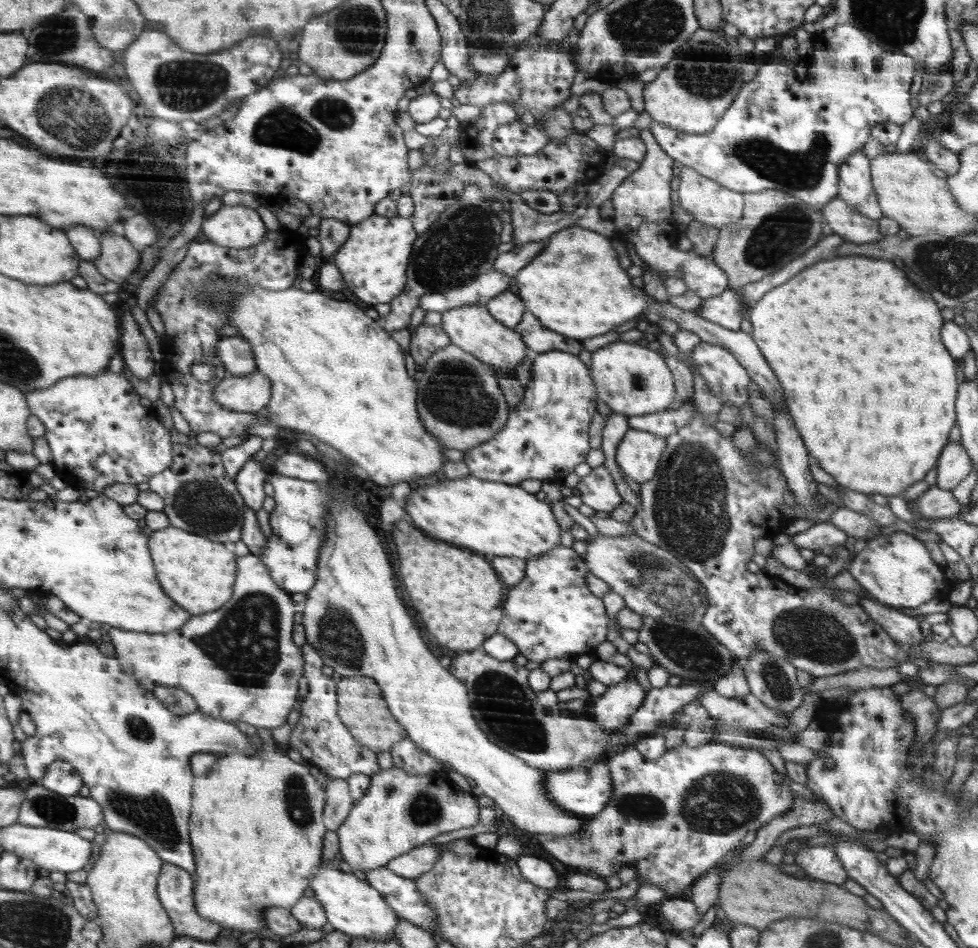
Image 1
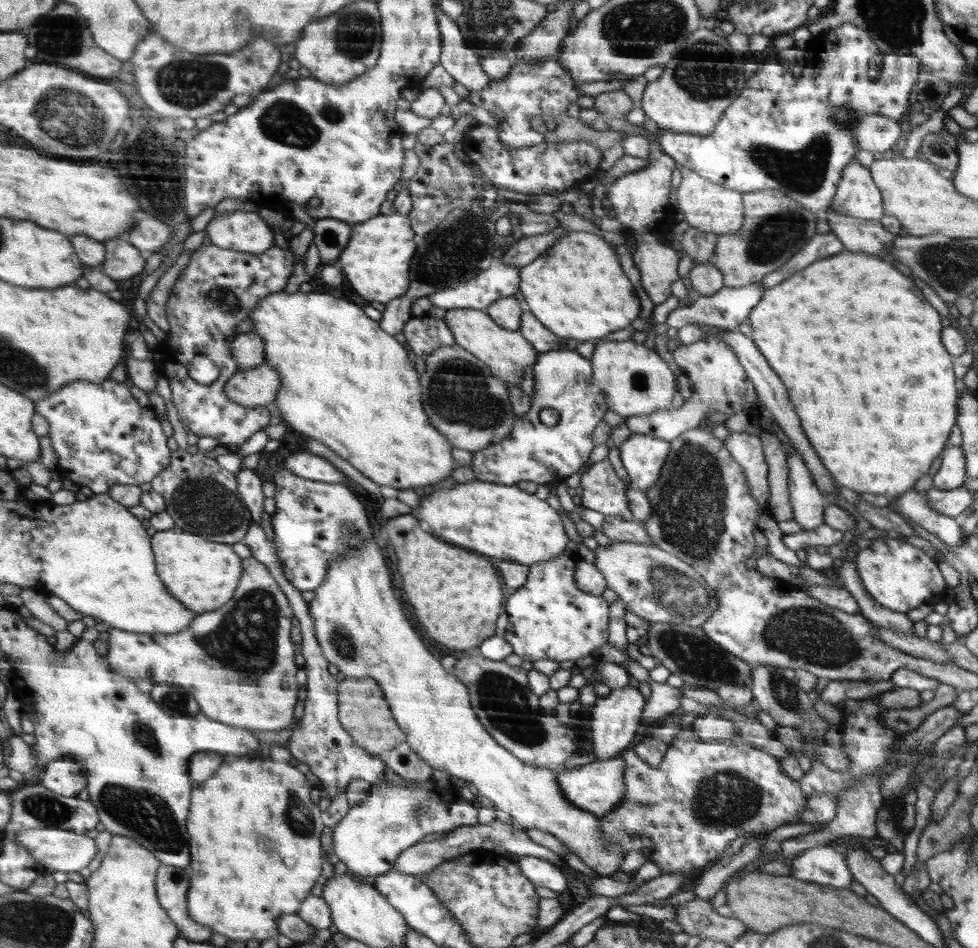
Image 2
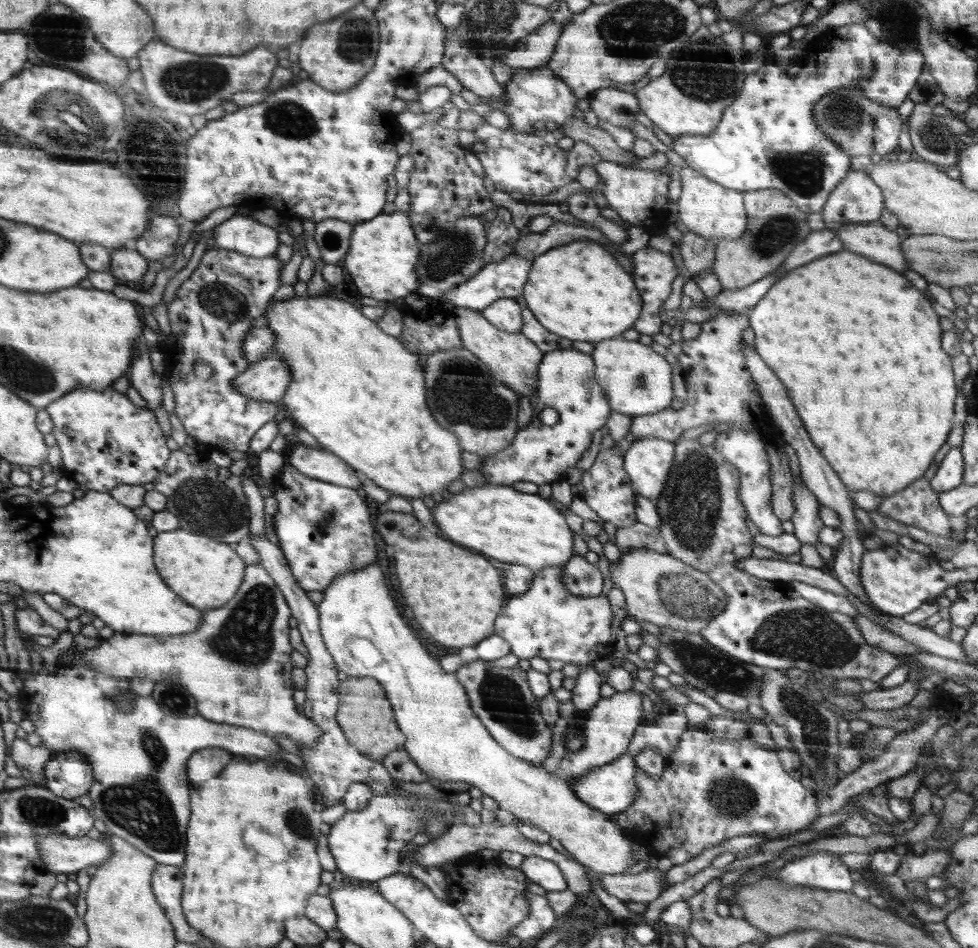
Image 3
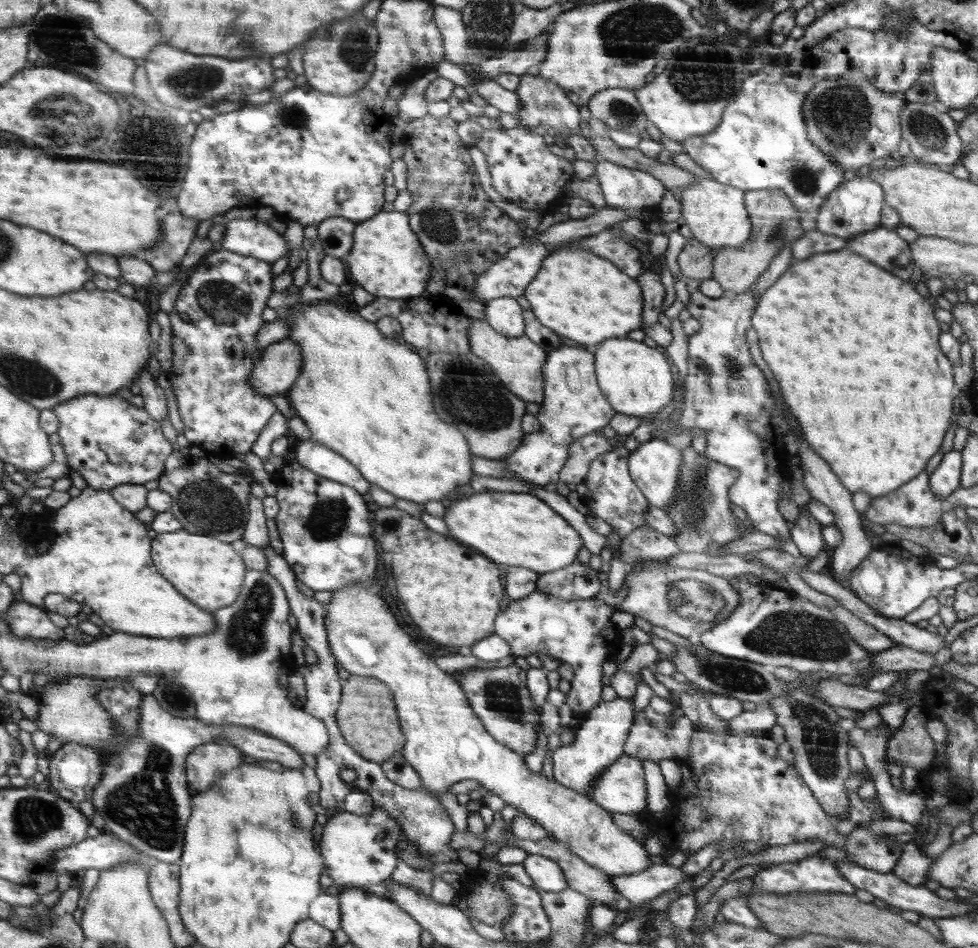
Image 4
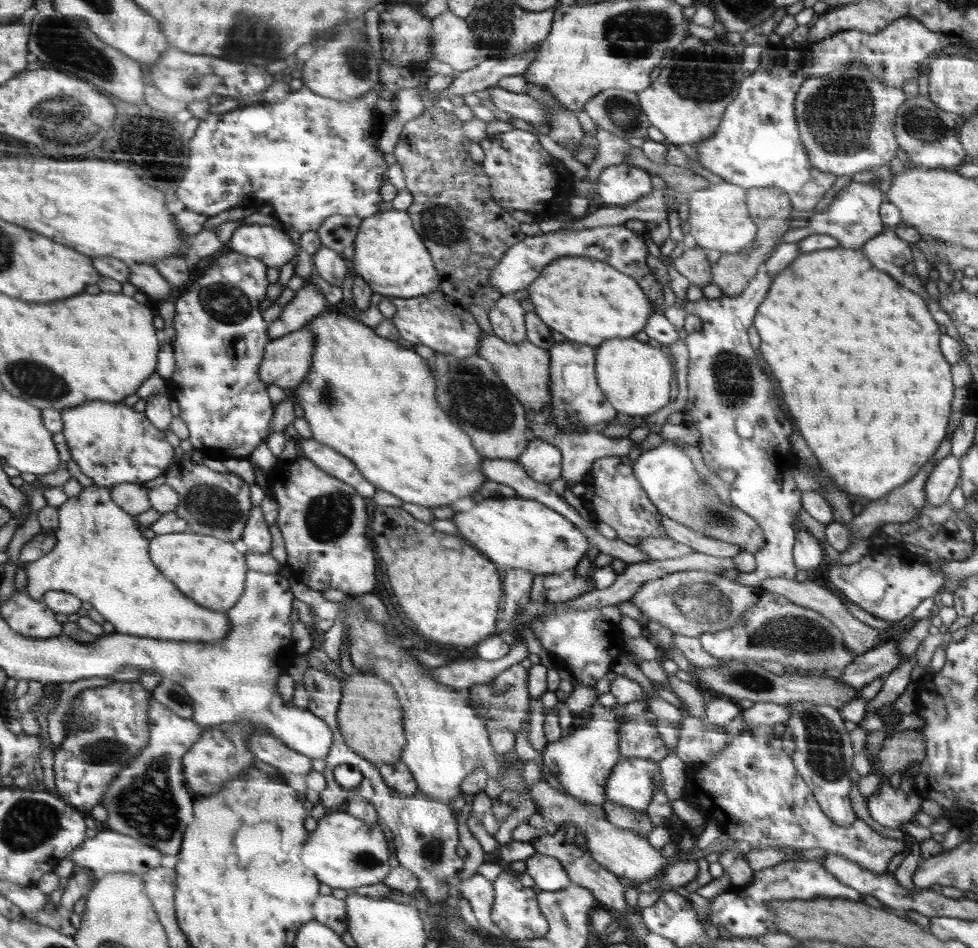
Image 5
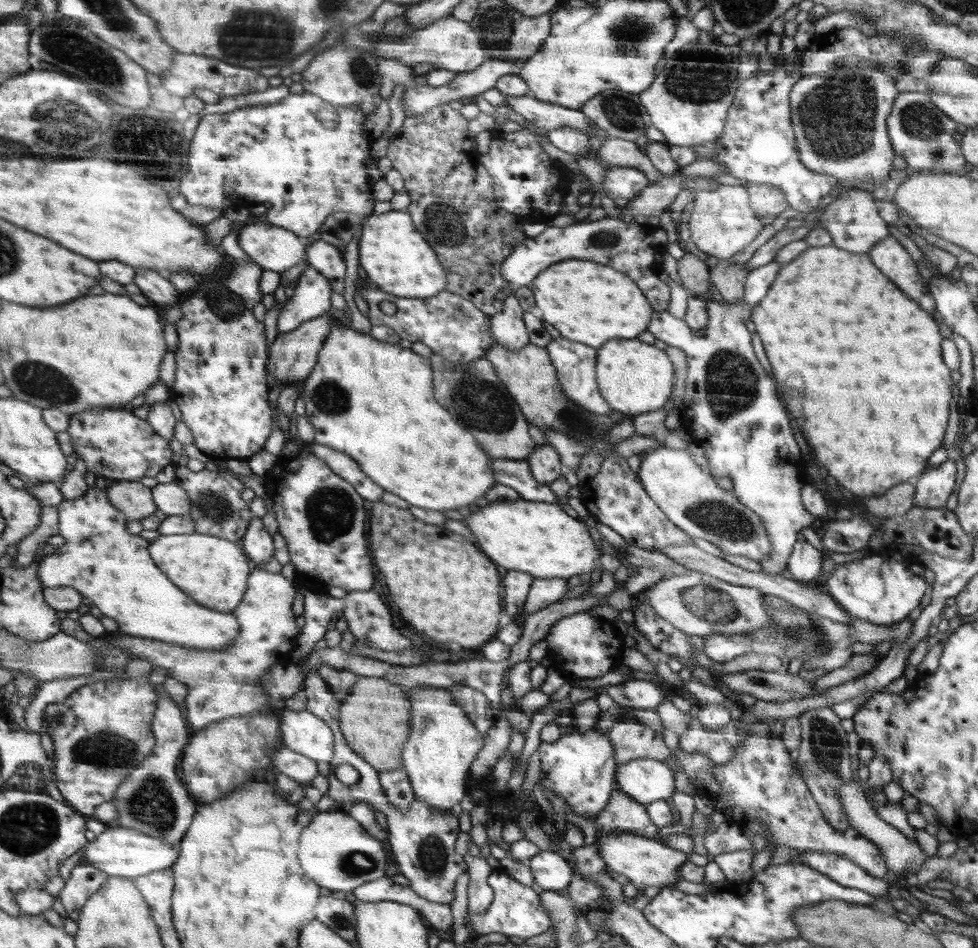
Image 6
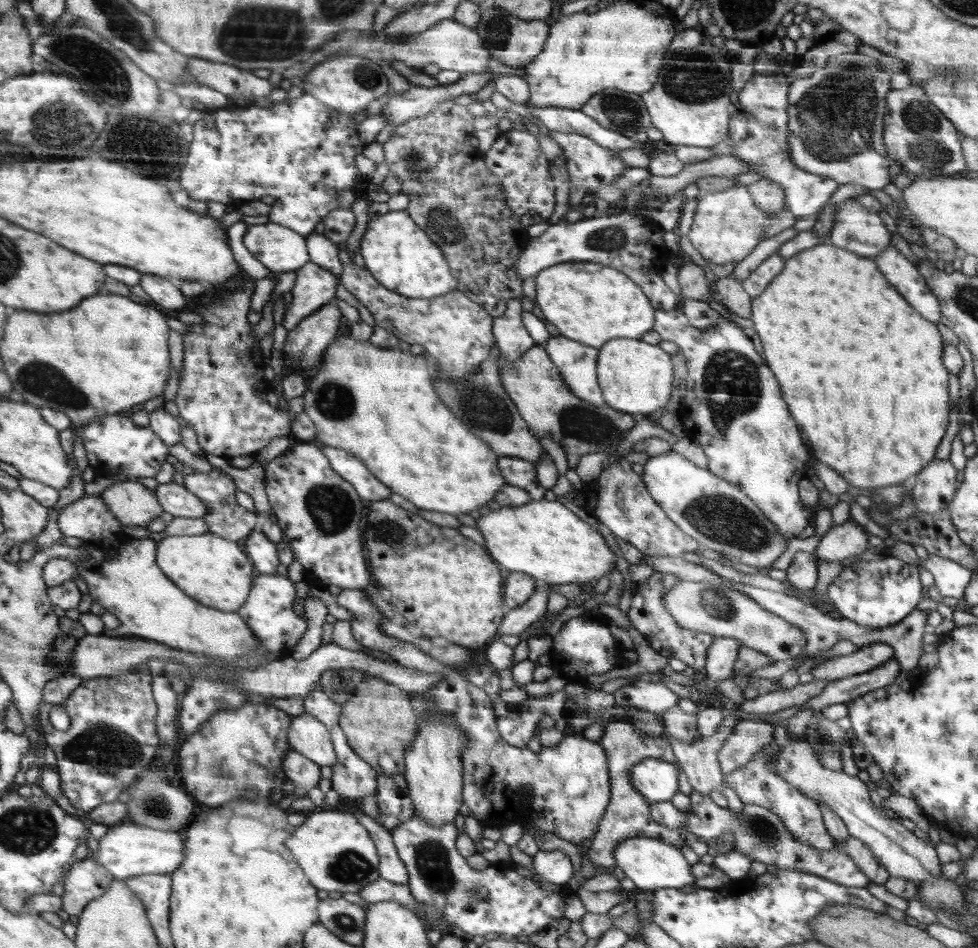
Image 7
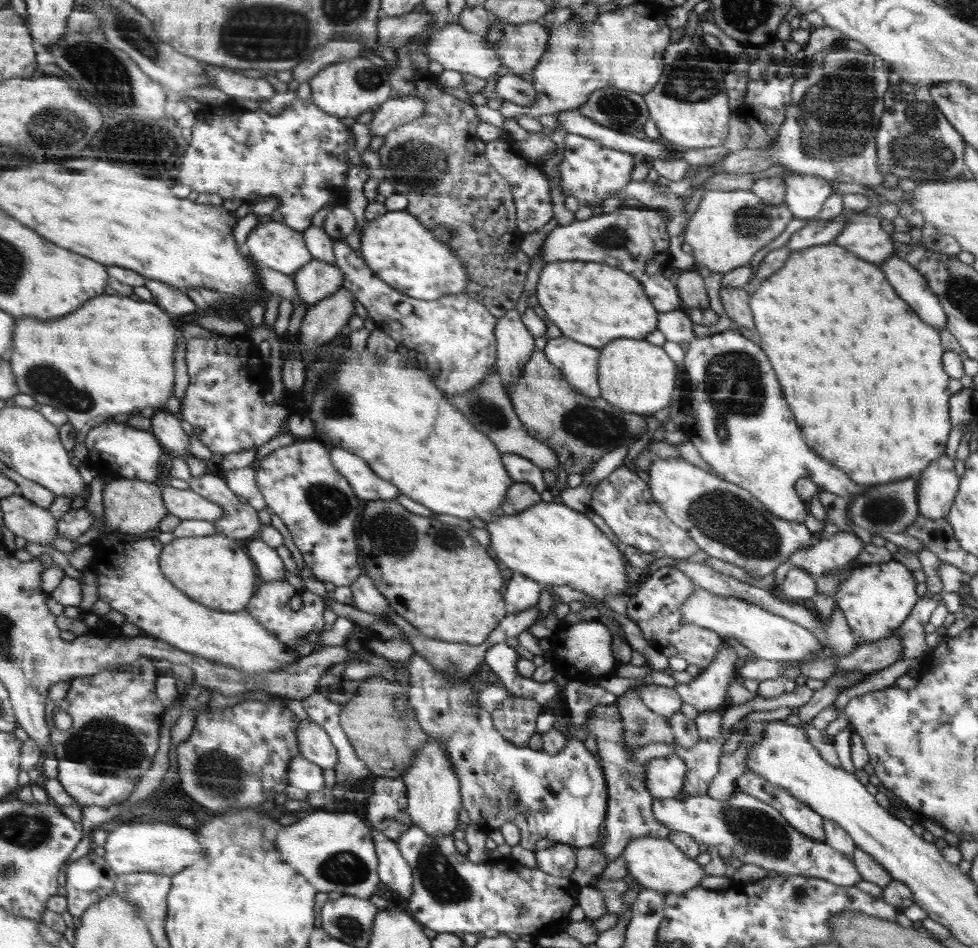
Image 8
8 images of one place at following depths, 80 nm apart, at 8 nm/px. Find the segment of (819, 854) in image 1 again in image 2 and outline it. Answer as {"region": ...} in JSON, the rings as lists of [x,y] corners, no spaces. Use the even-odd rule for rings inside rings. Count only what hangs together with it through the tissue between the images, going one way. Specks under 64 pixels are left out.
{"region":[[[828,844],[802,851],[793,858],[789,876],[804,882],[847,889],[854,880],[844,854]]]}

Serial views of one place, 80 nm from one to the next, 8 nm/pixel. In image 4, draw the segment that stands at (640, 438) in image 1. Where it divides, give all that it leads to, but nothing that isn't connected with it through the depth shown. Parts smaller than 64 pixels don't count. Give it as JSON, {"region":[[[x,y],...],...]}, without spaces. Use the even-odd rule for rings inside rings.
{"region":[[[658,436],[652,437],[648,442],[640,443],[628,459],[629,473],[634,484],[649,504],[662,509],[667,508],[673,502],[679,490],[679,474],[681,474],[682,464],[683,452]]]}

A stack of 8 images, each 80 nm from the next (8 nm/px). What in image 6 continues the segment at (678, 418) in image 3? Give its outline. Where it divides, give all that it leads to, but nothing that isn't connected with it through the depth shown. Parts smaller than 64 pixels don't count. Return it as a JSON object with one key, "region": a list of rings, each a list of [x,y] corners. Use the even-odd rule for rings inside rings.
{"region":[[[770,261],[751,270],[745,282],[745,300],[740,303],[718,304],[710,298],[707,301],[708,324],[694,330],[680,317],[668,311],[655,312],[649,323],[649,331],[670,347],[676,347],[686,354],[688,373],[686,396],[683,404],[692,406],[682,411],[684,428],[695,434],[704,448],[708,469],[715,476],[729,476],[735,495],[754,512],[758,513],[772,544],[768,559],[762,559],[761,573],[776,576],[788,571],[788,560],[792,546],[798,540],[798,532],[808,528],[815,516],[800,502],[802,484],[798,480],[798,468],[792,462],[800,458],[794,432],[788,416],[776,394],[776,382],[764,372],[754,356],[750,334],[744,328],[744,320],[766,296],[781,266]]]}

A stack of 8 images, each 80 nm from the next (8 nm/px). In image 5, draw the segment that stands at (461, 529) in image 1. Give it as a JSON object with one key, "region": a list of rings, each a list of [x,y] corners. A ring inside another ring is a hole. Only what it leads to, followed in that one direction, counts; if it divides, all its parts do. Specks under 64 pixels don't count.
{"region":[[[486,498],[468,512],[456,512],[454,522],[458,532],[480,552],[486,552],[490,560],[532,572],[535,576],[574,571],[588,552],[588,537],[573,521],[549,505],[530,498]]]}

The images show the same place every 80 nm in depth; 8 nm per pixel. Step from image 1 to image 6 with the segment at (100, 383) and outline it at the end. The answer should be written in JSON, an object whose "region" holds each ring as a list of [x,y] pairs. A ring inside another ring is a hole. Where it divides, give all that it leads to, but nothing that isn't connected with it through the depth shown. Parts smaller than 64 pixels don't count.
{"region":[[[97,406],[84,414],[72,416],[68,432],[72,435],[76,453],[86,461],[89,472],[111,480],[113,485],[139,481],[146,476],[154,478],[172,460],[169,440],[156,431],[148,418],[139,418],[125,408]]]}

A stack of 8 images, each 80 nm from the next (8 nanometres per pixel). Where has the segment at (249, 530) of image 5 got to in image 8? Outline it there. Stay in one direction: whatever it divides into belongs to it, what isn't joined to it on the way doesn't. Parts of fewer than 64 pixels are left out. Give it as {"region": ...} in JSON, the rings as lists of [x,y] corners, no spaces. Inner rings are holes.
{"region":[[[262,539],[248,541],[246,548],[249,549],[250,557],[257,564],[263,582],[285,580],[286,571],[276,549],[266,545]]]}

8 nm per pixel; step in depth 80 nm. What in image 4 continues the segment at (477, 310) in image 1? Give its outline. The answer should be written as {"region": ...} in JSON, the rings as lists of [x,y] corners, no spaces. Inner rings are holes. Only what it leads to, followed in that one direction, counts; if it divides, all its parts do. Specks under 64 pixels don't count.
{"region":[[[471,318],[469,326],[470,352],[482,357],[510,392],[516,393],[526,403],[543,404],[545,400],[543,367],[548,353],[525,335],[516,338],[502,336],[486,321]]]}

